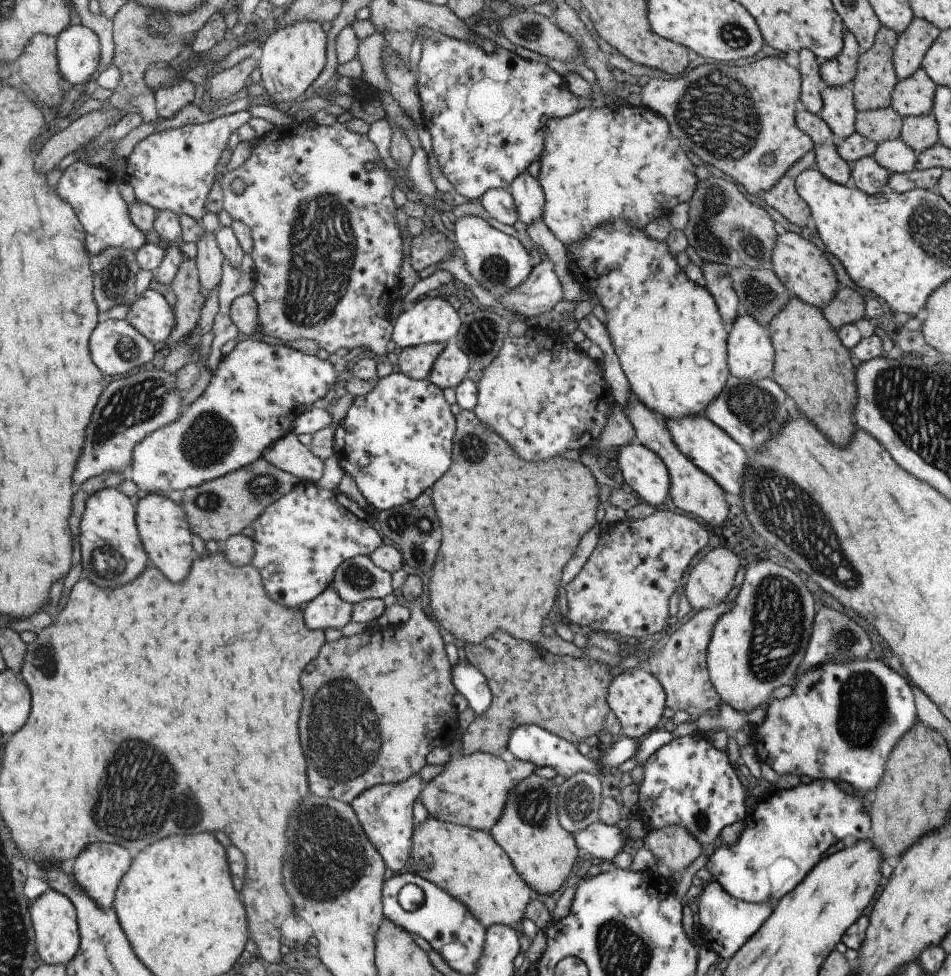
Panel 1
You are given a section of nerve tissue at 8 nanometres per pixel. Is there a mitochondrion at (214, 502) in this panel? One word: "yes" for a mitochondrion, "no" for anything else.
yes

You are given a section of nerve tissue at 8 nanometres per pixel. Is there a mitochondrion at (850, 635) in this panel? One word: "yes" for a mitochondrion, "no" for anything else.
yes

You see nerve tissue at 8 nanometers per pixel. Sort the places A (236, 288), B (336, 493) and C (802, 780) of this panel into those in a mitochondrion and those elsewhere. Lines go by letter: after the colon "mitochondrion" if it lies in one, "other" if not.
A: other
B: other
C: other

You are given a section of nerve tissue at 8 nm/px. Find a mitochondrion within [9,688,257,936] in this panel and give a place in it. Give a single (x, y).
(126, 807)

